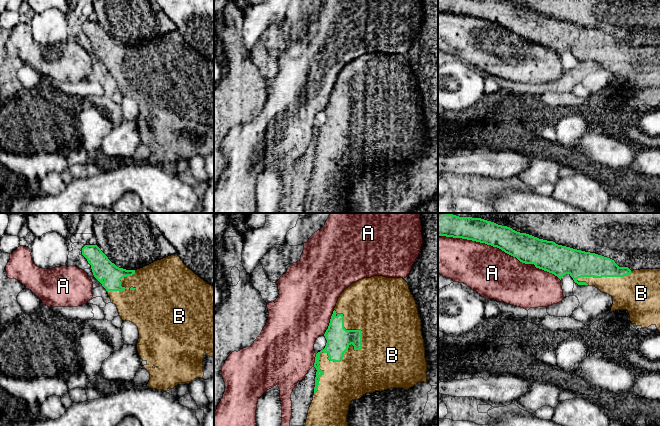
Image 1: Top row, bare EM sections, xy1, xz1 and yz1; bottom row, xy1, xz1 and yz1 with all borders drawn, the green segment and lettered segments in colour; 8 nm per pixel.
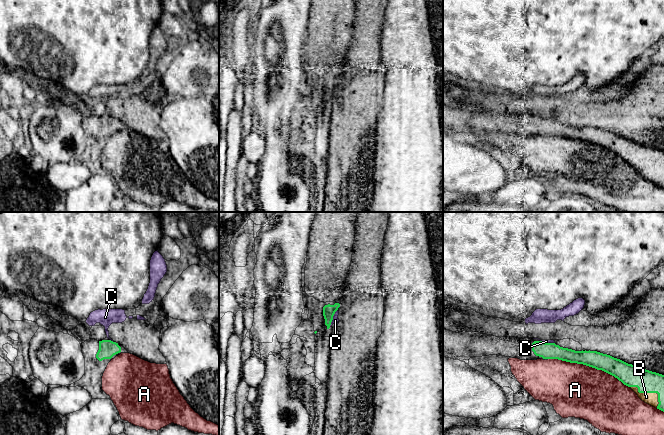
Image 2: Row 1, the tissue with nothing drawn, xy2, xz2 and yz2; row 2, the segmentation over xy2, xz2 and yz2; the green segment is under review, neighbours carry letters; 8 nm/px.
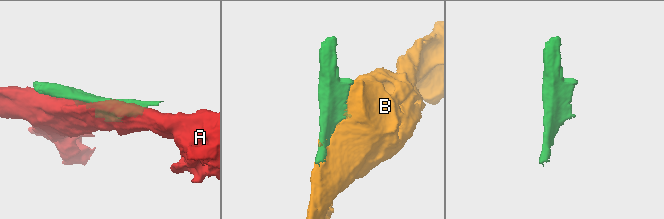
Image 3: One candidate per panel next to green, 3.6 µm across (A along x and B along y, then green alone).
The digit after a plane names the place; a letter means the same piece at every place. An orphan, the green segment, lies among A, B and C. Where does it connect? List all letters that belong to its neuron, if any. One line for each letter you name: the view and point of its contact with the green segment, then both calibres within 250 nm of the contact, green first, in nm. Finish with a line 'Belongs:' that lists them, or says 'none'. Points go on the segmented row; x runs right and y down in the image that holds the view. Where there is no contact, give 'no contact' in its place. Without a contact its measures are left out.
B: meets green in xz1 at (345, 351); 190 nm thick on the green side, 360 nm on the other
Belongs: B

